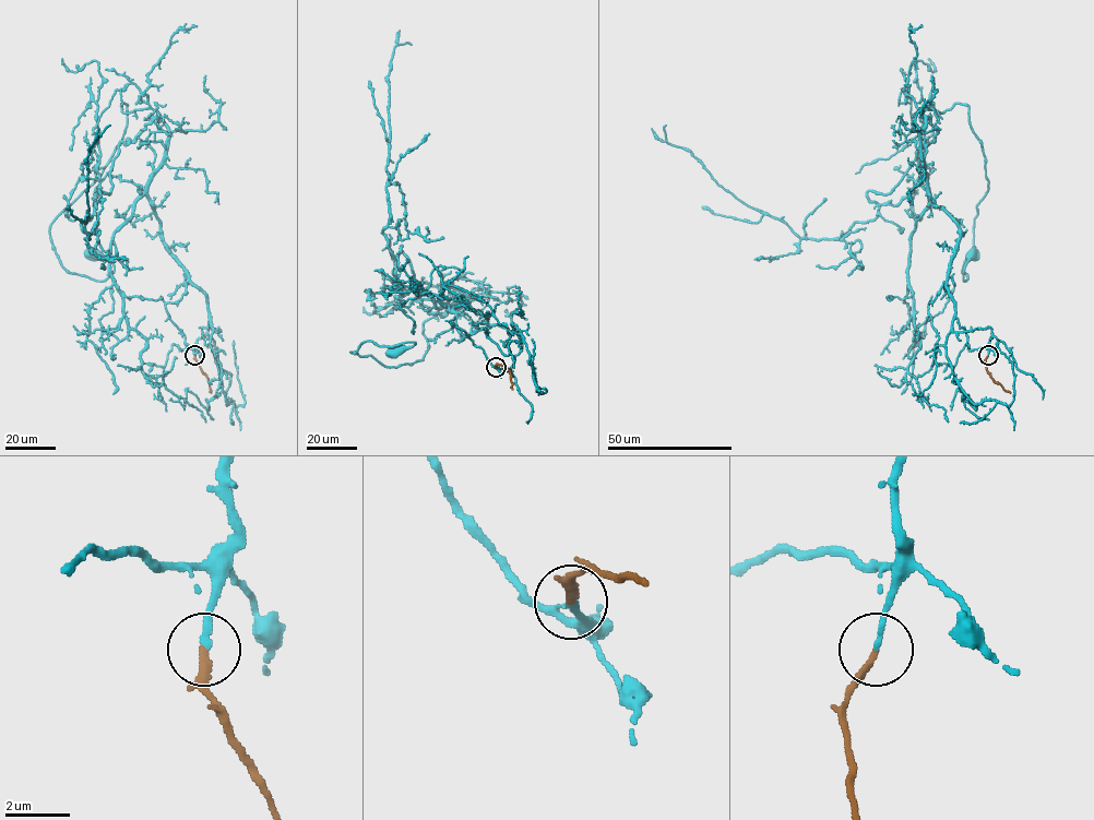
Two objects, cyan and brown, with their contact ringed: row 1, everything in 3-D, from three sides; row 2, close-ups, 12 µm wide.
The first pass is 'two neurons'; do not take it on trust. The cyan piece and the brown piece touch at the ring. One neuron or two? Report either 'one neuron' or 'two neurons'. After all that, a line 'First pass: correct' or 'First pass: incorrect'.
one neuron
First pass: incorrect

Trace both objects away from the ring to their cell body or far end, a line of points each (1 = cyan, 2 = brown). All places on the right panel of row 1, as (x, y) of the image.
1: (987, 355), (990, 328), (952, 330), (959, 225), (918, 108), (968, 106), (965, 281), (972, 253)
2: (987, 355), (986, 368), (993, 380), (1010, 392)

